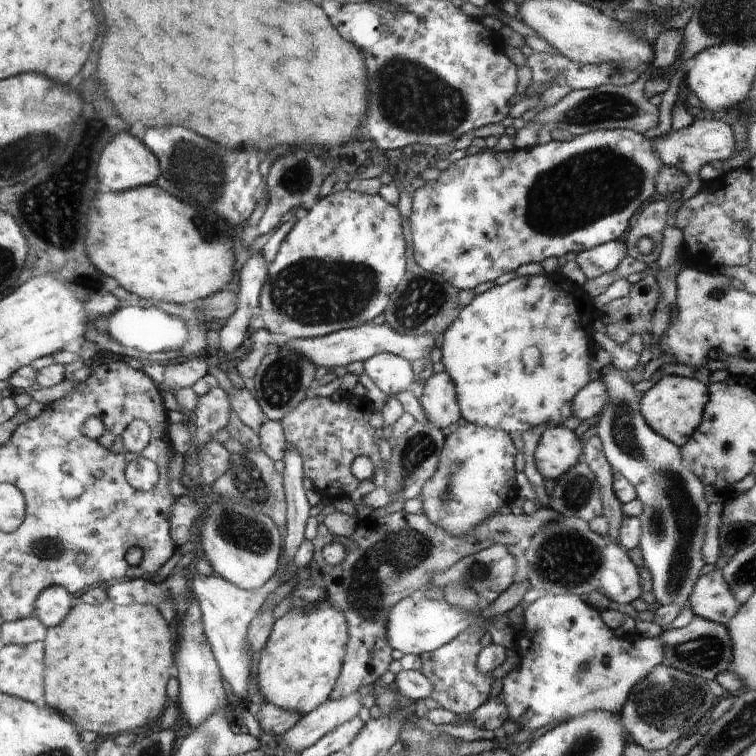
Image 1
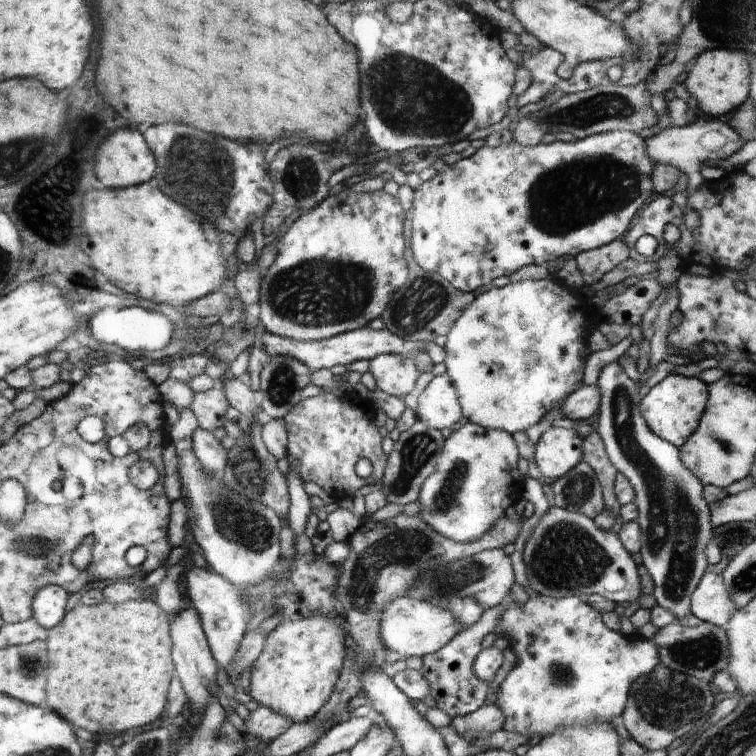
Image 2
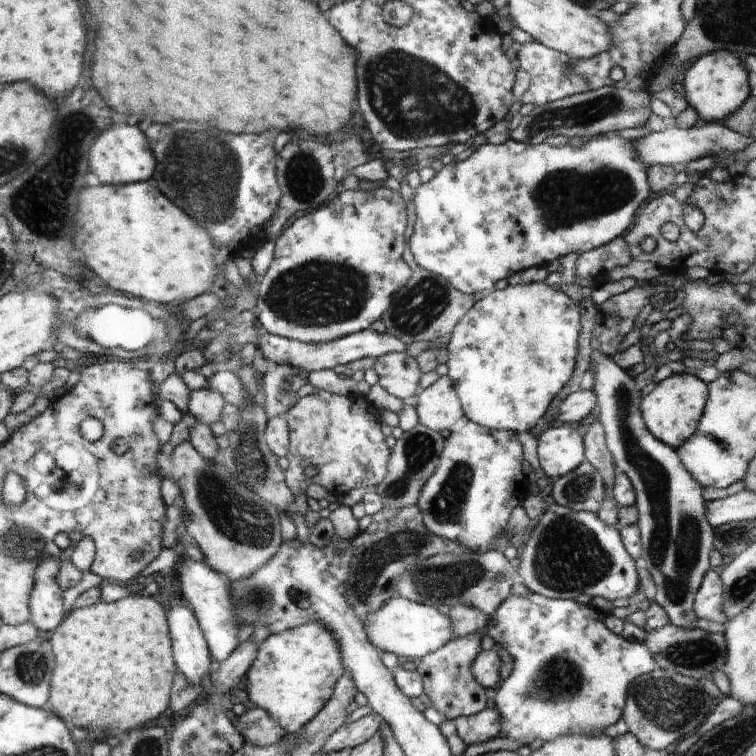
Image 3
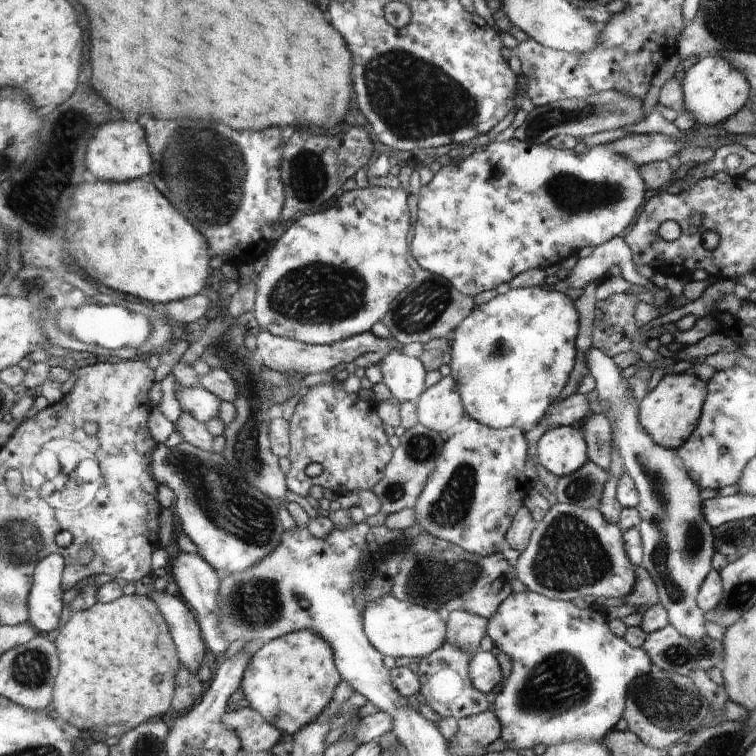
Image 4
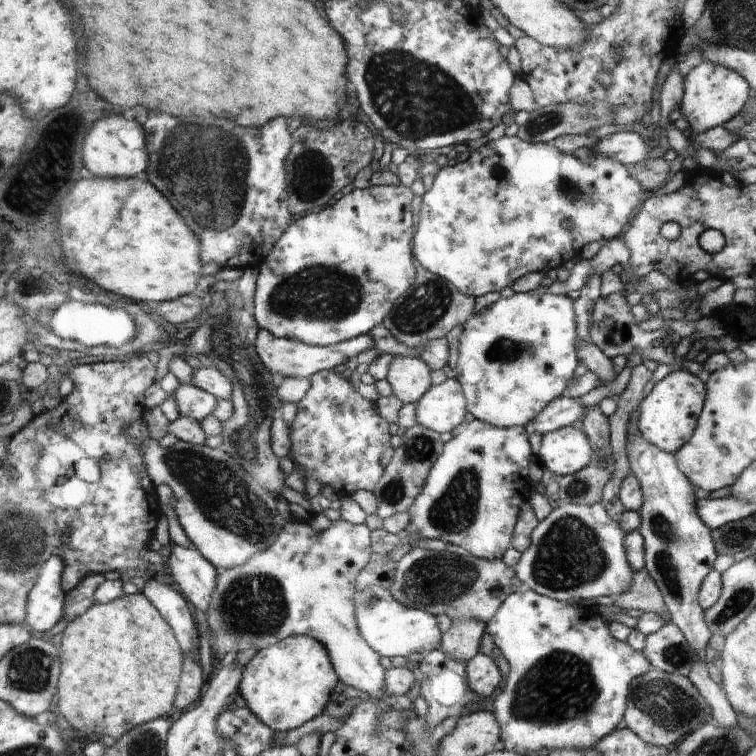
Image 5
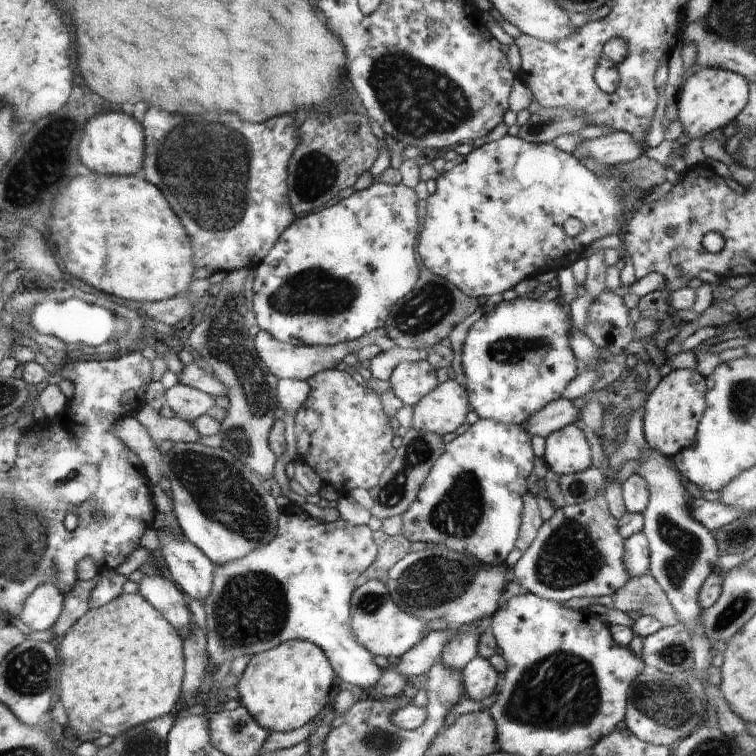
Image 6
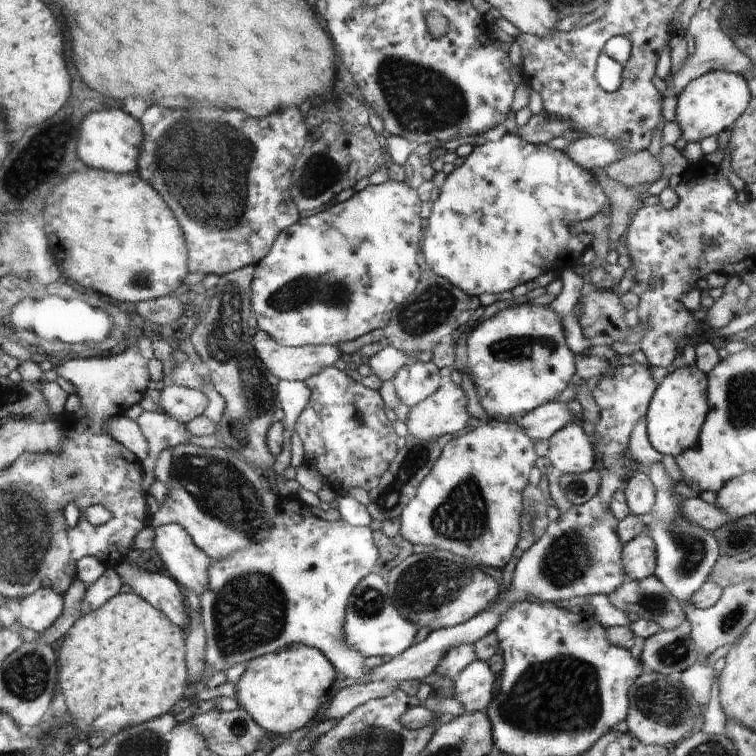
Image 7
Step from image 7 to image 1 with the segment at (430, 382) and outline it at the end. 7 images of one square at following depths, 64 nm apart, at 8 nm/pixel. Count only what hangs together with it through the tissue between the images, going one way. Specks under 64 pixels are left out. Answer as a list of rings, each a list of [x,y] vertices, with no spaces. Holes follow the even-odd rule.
[[[378,353],[368,358],[363,373],[389,397],[408,391],[416,379],[412,364],[392,353]]]

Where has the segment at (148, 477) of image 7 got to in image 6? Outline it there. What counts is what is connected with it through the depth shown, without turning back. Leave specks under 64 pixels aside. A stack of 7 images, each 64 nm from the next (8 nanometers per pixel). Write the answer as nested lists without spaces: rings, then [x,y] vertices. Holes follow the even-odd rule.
[[[150,404],[144,405],[135,417],[148,430],[156,448],[163,440],[171,440],[175,443],[198,443],[201,437],[191,422],[174,417],[164,417],[156,412]]]

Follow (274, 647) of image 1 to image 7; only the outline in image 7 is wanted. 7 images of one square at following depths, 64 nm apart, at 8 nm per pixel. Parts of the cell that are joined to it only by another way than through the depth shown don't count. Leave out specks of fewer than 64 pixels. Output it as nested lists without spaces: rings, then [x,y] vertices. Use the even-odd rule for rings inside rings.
[[[296,644],[280,649],[278,652],[248,660],[246,669],[235,686],[235,699],[239,706],[250,714],[254,722],[266,732],[287,737],[291,732],[305,728],[310,720],[314,720],[318,708],[324,702],[328,702],[329,690],[335,674],[334,666],[320,650],[304,644]]]

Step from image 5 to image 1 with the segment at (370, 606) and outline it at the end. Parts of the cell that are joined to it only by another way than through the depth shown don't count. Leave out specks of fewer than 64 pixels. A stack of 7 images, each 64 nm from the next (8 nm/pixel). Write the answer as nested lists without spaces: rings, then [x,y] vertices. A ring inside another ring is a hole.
[[[418,594],[402,598],[394,604],[386,622],[386,640],[392,649],[396,648],[404,654],[420,656],[422,653],[438,650],[476,622],[480,622],[476,614],[472,616],[468,612],[462,612],[460,608],[448,604],[446,599],[433,600]]]

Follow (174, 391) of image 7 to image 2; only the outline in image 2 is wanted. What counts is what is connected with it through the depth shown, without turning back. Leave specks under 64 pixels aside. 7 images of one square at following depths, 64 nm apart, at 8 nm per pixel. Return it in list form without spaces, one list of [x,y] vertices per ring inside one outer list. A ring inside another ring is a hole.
[[[216,383],[210,390],[195,393],[189,408],[198,420],[198,426],[213,432],[224,426],[229,402],[224,390]]]

